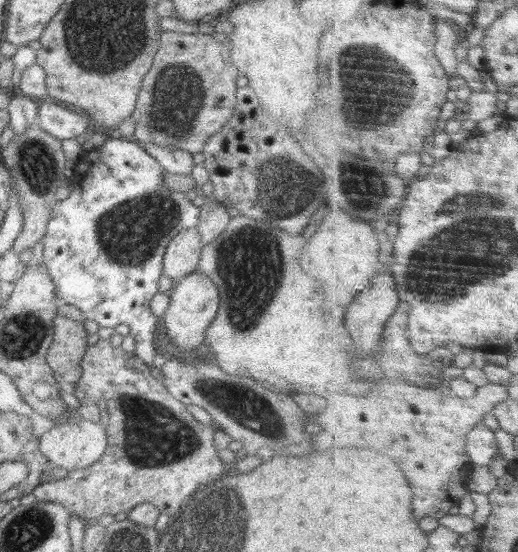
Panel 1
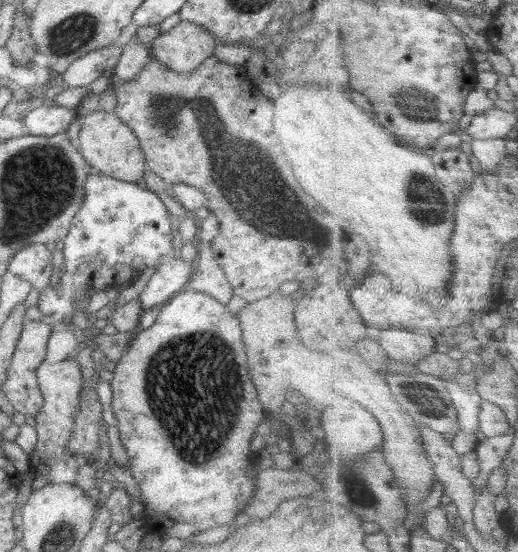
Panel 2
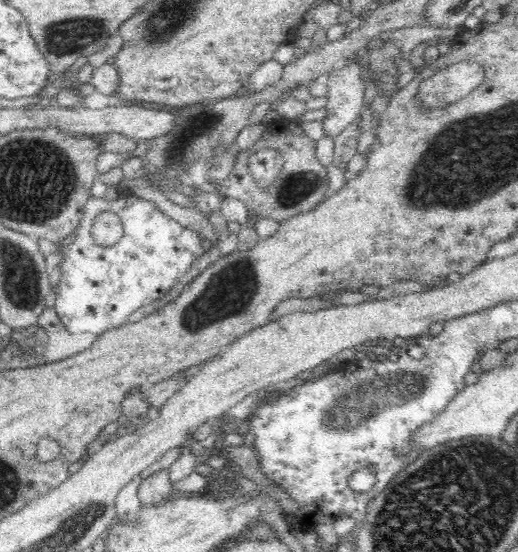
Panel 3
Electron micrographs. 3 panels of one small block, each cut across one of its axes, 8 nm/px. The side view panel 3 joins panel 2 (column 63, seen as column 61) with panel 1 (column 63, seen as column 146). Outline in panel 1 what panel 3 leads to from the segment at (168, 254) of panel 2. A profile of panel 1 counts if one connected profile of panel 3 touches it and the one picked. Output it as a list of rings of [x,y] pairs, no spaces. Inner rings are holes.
[[[116,133],[111,134],[103,145],[85,150],[75,162],[73,172],[72,185],[74,188],[70,196],[68,196],[66,200],[57,201],[51,210],[46,233],[43,237],[44,249],[42,250],[42,264],[48,268],[51,279],[55,284],[56,296],[62,307],[70,304],[76,306],[86,319],[94,320],[100,328],[116,328],[129,332],[130,335],[134,337],[134,340],[136,340],[135,355],[142,360],[144,364],[152,367],[155,356],[157,355],[153,341],[155,338],[154,331],[156,330],[156,322],[158,322],[159,317],[154,316],[154,313],[151,311],[151,300],[156,293],[160,292],[159,280],[163,275],[163,257],[168,243],[172,238],[176,237],[176,234],[179,234],[182,230],[197,227],[201,208],[194,206],[194,204],[185,197],[184,193],[168,190],[168,187],[164,186],[164,182],[162,182],[163,176],[167,172],[160,166],[160,163],[155,158],[152,158],[152,156],[150,156],[134,139],[121,138]]]

